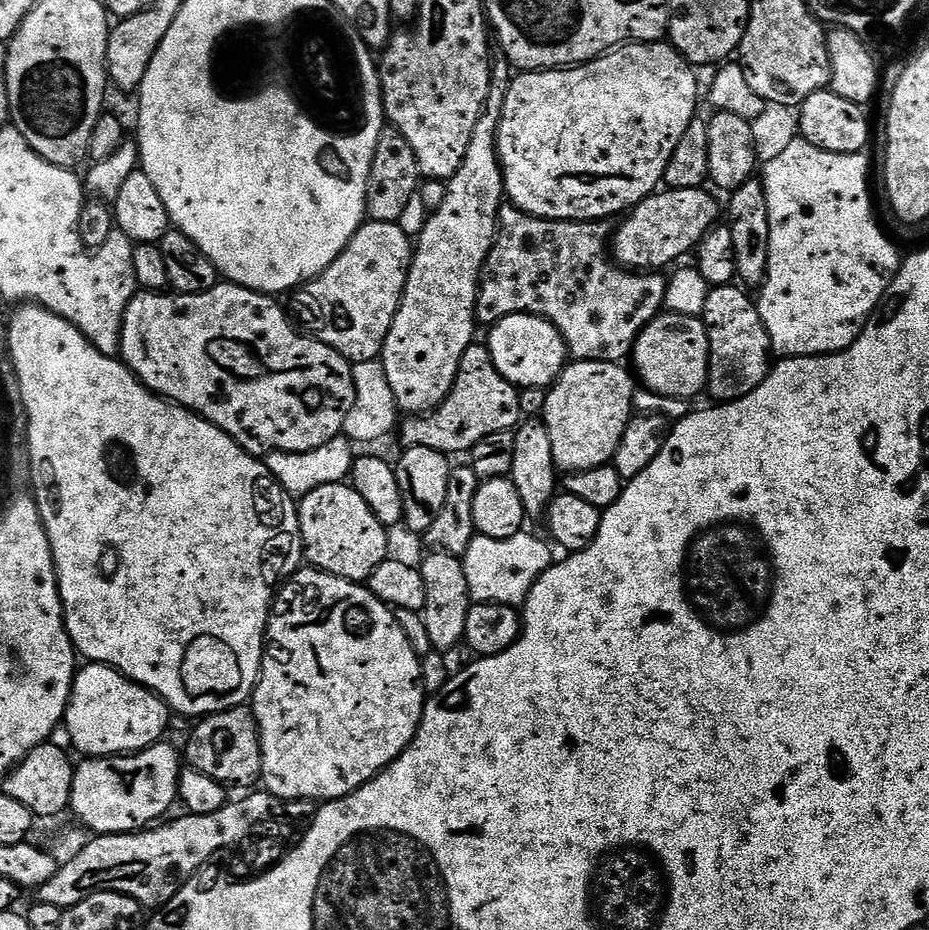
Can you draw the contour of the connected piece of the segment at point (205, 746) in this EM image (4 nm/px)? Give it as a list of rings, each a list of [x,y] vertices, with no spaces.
[[[251,707],[231,708],[213,716],[203,717],[197,724],[200,725],[197,728],[195,725],[187,737],[187,767],[198,770],[225,786],[237,784],[238,787],[244,788],[243,790],[251,789],[255,785],[252,783],[255,780],[257,783],[262,776],[262,746],[260,734],[256,731],[256,716]]]

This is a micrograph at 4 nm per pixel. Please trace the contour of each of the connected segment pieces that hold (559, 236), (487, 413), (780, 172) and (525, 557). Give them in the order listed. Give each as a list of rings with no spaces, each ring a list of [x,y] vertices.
[[[504,206],[500,209],[498,231],[496,240],[492,244],[490,254],[484,263],[484,269],[480,271],[480,291],[476,293],[476,318],[481,325],[491,326],[497,324],[502,318],[514,314],[527,314],[527,316],[543,316],[549,320],[562,334],[562,338],[568,347],[568,355],[573,361],[589,360],[590,362],[610,362],[618,364],[627,361],[632,354],[632,346],[635,344],[638,334],[655,316],[661,315],[664,308],[664,299],[668,289],[668,280],[663,275],[652,270],[625,270],[617,264],[613,253],[610,251],[610,241],[614,236],[614,228],[611,223],[602,220],[544,220],[540,216],[532,216],[528,212],[522,212],[515,206]]]
[[[473,342],[471,346],[466,350],[466,354],[462,354],[462,362],[458,366],[458,374],[454,378],[454,386],[450,390],[450,394],[442,403],[440,407],[436,409],[435,412],[430,412],[421,415],[419,418],[408,418],[408,420],[399,425],[398,436],[400,432],[401,445],[404,448],[429,448],[430,450],[438,450],[445,454],[453,454],[452,452],[464,452],[464,454],[471,453],[472,447],[478,442],[482,442],[482,438],[490,438],[490,434],[498,434],[499,432],[510,432],[513,431],[521,423],[522,413],[520,410],[520,392],[518,391],[515,384],[511,384],[507,378],[503,376],[500,371],[494,366],[494,360],[490,354],[487,343],[484,342]]]
[[[800,138],[784,154],[763,165],[762,183],[769,207],[770,254],[768,273],[758,289],[756,309],[760,311],[777,357],[831,356],[849,348],[884,299],[902,263],[901,253],[896,253],[895,246],[884,237],[883,230],[872,217],[866,157],[864,152],[823,152]]]
[[[522,530],[514,538],[501,540],[478,534],[464,551],[462,559],[468,593],[471,594],[473,601],[513,606],[523,605],[530,590],[536,585],[536,579],[554,563],[551,550],[538,537],[531,536],[528,530]]]

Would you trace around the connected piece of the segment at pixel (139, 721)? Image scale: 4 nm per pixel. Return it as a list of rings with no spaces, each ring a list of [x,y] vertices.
[[[88,662],[74,678],[62,724],[68,727],[68,736],[81,757],[126,756],[161,743],[164,732],[169,731],[169,715],[163,698],[149,688],[136,684],[109,664]]]

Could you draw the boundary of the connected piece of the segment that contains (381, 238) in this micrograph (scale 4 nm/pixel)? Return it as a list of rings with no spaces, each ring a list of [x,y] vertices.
[[[372,220],[361,224],[354,238],[350,238],[346,250],[338,254],[336,261],[321,276],[303,285],[304,304],[312,308],[308,316],[316,323],[315,335],[352,364],[377,359],[384,348],[386,334],[390,334],[394,314],[398,314],[413,255],[413,241],[400,229],[399,223]]]

